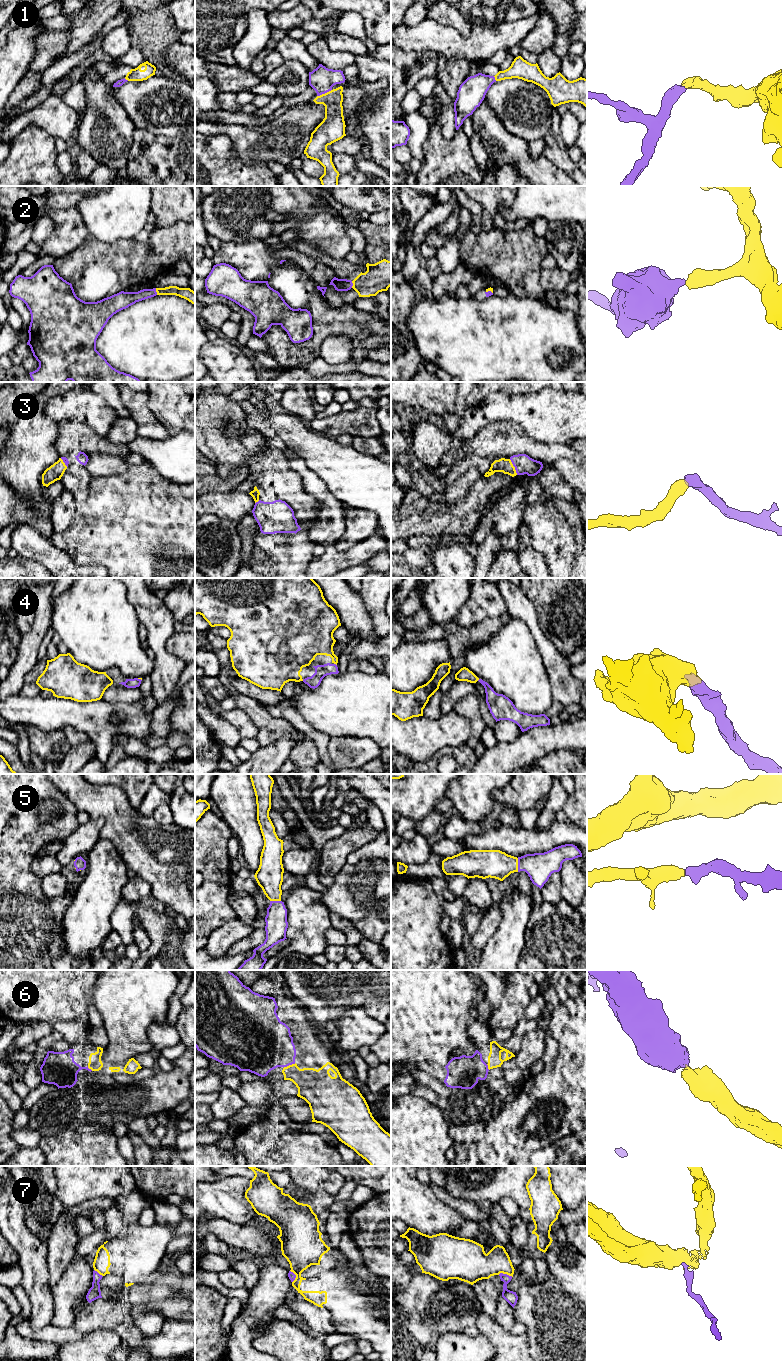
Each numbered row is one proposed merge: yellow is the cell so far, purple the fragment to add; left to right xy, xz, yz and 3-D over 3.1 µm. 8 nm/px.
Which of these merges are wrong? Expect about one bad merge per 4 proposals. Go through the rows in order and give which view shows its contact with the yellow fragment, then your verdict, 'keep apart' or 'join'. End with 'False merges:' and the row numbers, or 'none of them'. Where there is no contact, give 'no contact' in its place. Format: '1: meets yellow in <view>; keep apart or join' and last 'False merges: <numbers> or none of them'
1: meets yellow in xz; join
2: meets yellow in xy; join
3: meets yellow in yz; join
4: meets yellow in xz; join
5: meets yellow in yz; join
6: meets yellow in xz; join
7: meets yellow in yz; keep apart
False merges: 7

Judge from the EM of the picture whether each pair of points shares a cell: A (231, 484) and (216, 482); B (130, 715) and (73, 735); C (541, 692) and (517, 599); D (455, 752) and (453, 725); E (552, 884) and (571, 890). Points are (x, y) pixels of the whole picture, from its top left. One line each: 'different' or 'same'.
A: same
B: different
C: different
D: different
E: different

